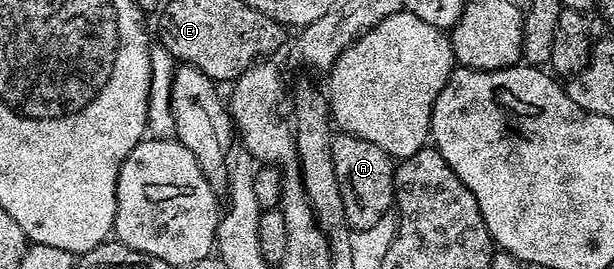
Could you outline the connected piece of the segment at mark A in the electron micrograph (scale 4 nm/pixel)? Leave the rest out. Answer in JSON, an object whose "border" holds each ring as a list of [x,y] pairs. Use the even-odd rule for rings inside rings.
{"border":[[[338,133],[334,135],[332,145],[332,165],[336,165],[336,181],[340,197],[344,201],[346,224],[354,231],[369,229],[385,214],[392,211],[394,197],[395,160],[390,158],[380,145],[364,141],[355,135]]]}

